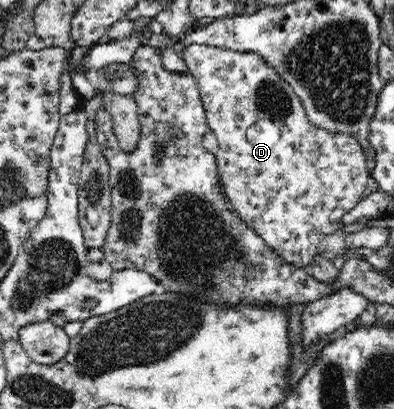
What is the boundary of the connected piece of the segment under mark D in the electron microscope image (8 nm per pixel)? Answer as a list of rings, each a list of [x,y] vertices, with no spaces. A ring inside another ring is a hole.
[[[189,45],[183,52],[183,60],[197,82],[209,128],[218,140],[219,148],[214,155],[229,209],[236,211],[247,227],[261,235],[265,244],[285,262],[306,268],[319,253],[320,241],[337,233],[343,216],[363,199],[369,175],[361,143],[351,135],[330,133],[313,125],[294,89],[257,53]]]

